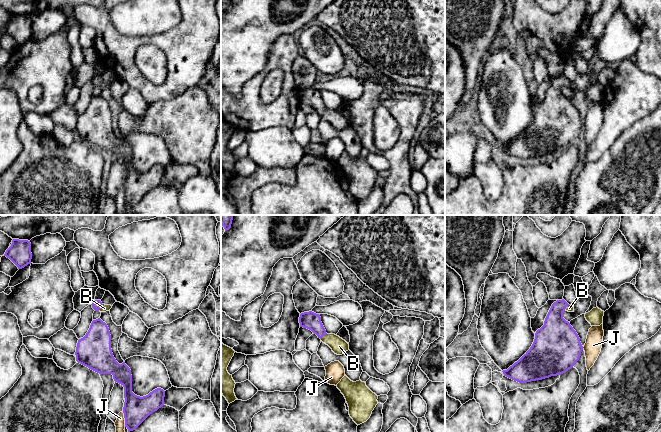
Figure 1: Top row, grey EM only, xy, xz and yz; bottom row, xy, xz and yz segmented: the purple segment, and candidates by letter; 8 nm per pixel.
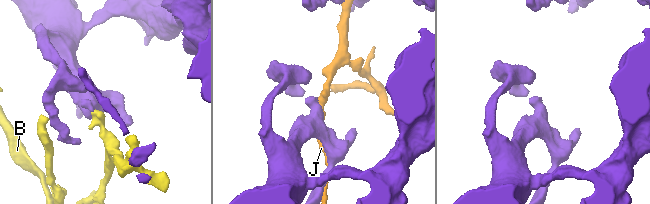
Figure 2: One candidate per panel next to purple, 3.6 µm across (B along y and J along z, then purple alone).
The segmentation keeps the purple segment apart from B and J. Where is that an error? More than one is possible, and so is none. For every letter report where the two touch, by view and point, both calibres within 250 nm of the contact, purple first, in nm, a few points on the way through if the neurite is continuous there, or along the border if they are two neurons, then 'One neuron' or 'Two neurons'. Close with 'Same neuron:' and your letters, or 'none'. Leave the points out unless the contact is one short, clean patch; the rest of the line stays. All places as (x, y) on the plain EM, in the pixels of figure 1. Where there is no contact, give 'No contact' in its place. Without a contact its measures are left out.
B: Touches purple at xy (100, 83). Thickness 80 nm (purple) against 60 nm. Path across: xy (96, 81), (100, 83), (104, 84). One neuron
J: Touches purple at xy (125, 195). Thickness 220 nm (purple) against 80 nm. Two neurons
Same neuron: B

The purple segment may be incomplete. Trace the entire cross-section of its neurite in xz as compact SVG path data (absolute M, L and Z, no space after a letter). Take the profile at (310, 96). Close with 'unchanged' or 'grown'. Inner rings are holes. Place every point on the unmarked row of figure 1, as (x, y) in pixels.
M312 87L301 89L299 99L300 103L307 104L316 110L335 130L342 131L349 126L349 120L345 116L335 110L326 109L319 90Z | grown

